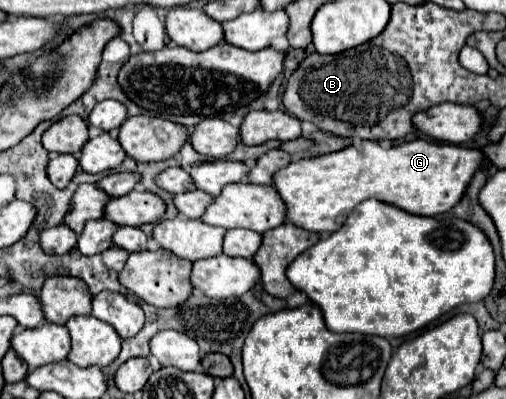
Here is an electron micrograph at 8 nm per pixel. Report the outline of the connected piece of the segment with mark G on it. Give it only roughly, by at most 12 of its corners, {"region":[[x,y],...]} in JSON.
{"region":[[363,142],[291,162],[285,218],[335,232],[375,198],[417,216],[461,200],[483,152]]}

